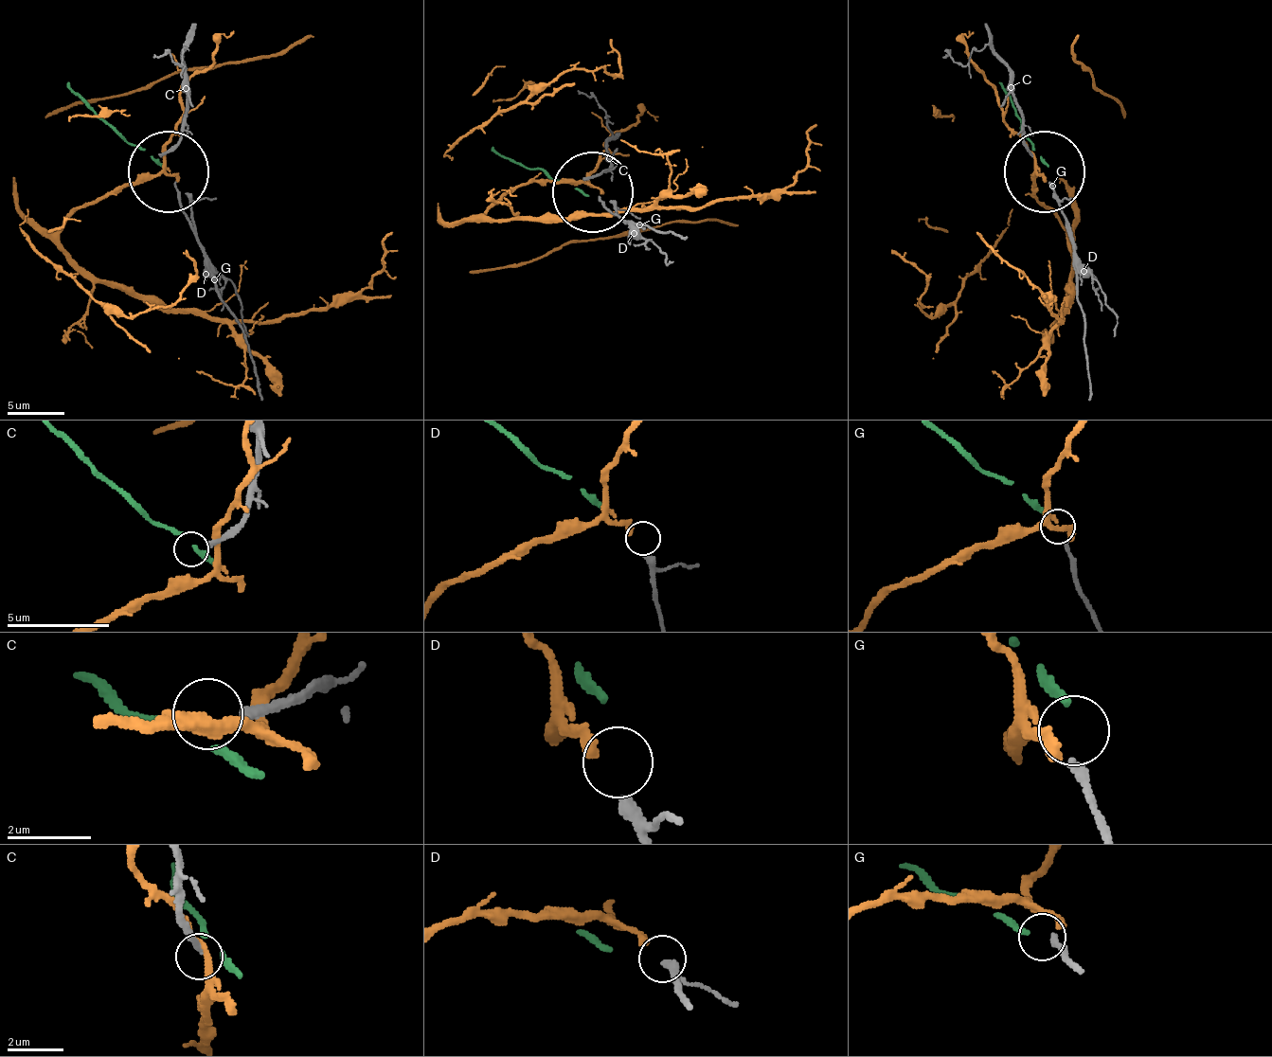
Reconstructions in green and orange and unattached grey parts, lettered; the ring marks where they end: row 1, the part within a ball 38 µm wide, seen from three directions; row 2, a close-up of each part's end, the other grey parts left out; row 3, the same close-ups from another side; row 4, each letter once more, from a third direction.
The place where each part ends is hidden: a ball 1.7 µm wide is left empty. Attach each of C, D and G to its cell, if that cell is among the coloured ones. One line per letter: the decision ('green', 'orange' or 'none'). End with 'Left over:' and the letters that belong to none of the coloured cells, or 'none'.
C: none
D: orange
G: green
Left over: C

